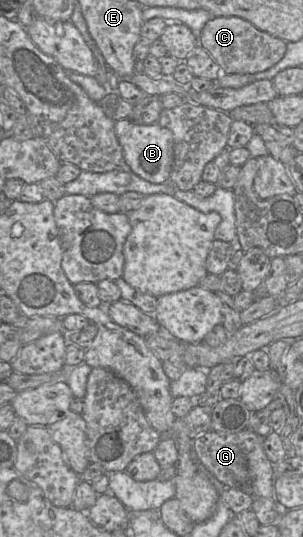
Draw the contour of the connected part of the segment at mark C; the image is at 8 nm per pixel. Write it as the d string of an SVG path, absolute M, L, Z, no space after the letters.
M214 17L208 21L198 39L202 46L221 67L222 74L256 74L268 70L285 55L287 42L260 31L250 22L239 17Z

